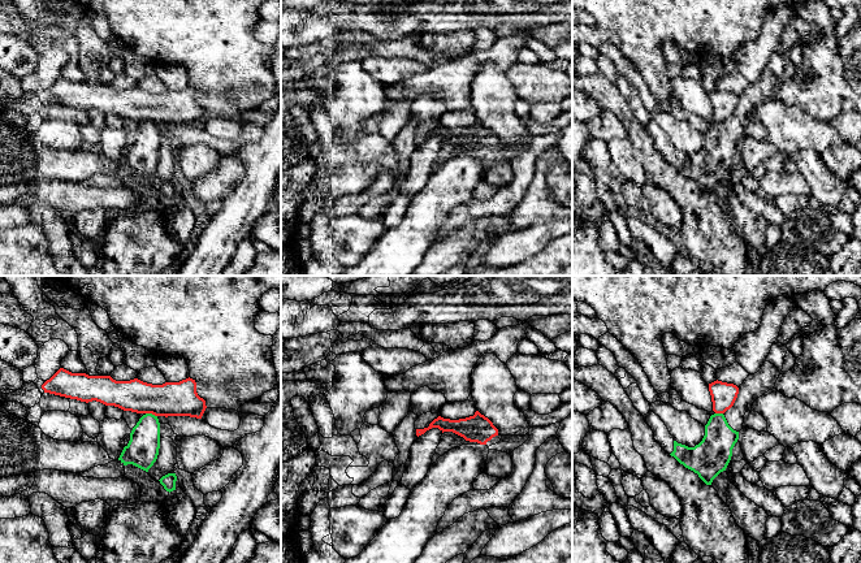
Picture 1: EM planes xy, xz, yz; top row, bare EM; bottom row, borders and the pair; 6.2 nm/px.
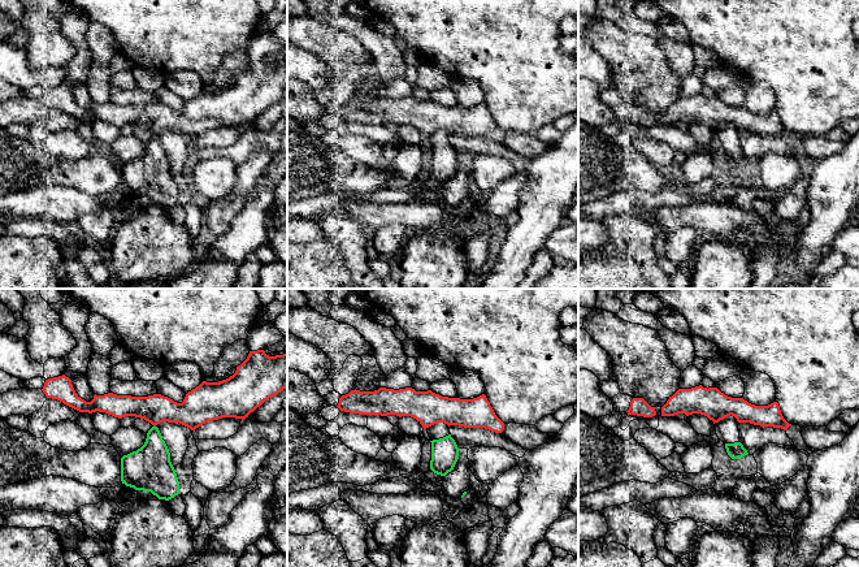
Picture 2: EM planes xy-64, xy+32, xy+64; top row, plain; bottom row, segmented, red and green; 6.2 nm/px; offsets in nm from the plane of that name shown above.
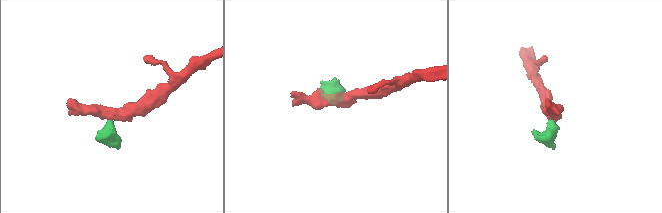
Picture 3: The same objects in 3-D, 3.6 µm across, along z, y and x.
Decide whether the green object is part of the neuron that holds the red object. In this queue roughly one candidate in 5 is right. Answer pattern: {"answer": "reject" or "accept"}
{"answer": "reject"}

